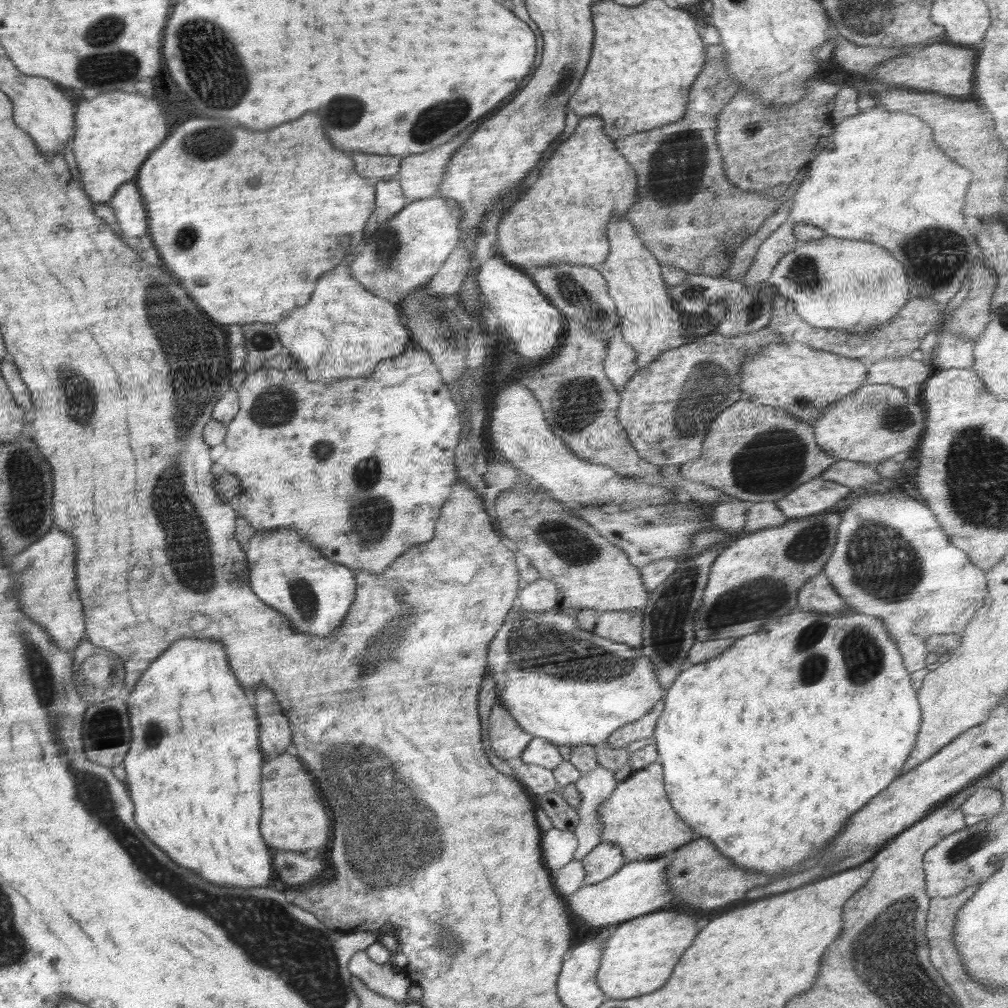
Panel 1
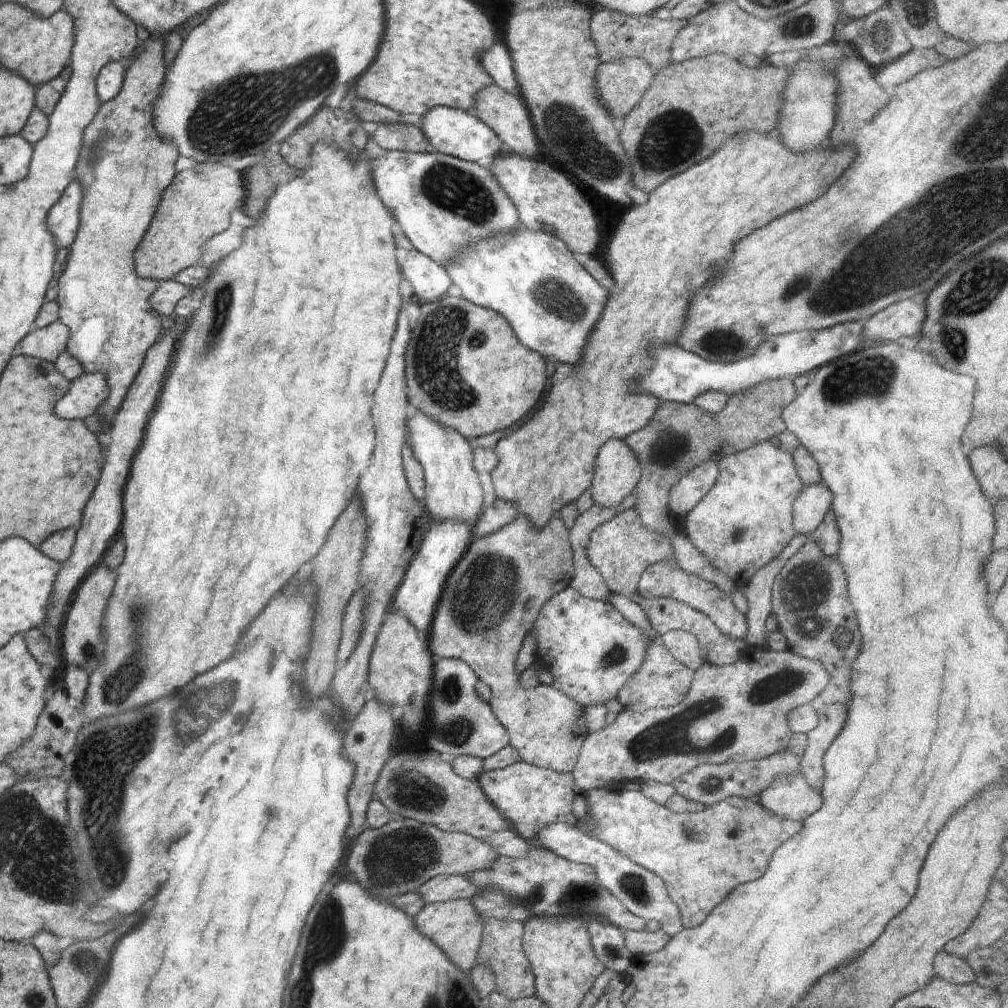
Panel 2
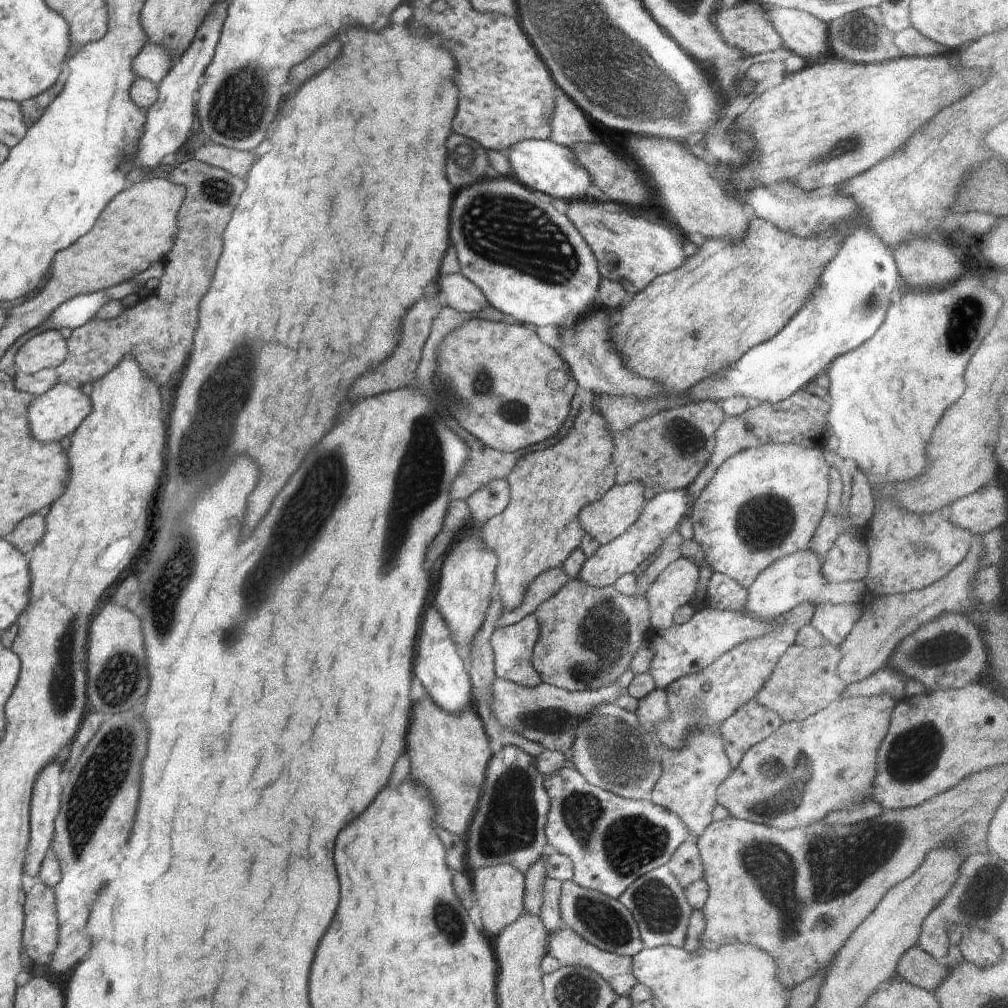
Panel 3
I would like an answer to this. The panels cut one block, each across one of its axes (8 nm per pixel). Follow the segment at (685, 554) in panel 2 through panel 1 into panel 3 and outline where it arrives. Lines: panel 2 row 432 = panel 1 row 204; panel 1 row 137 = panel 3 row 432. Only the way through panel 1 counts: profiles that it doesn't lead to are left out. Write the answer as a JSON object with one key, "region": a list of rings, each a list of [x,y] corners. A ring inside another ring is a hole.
{"region":[[[692,401],[678,403],[633,425],[624,435],[614,438],[615,485],[624,485],[627,479],[639,481],[644,487],[645,500],[665,491],[686,490],[711,458],[717,431],[725,418],[720,404]]]}

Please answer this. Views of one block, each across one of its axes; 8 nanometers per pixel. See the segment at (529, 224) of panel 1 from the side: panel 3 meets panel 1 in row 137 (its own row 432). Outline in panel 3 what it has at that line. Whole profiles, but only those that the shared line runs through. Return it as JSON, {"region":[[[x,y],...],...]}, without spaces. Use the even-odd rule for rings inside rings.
{"region":[[[591,406],[578,414],[572,432],[564,439],[552,448],[544,448],[524,456],[507,477],[511,493],[510,506],[477,529],[485,548],[494,552],[498,558],[493,596],[501,599],[506,611],[519,608],[532,582],[544,572],[562,566],[566,558],[580,547],[585,533],[578,524],[578,512],[584,506],[603,498],[615,486],[617,473],[613,464],[614,450],[614,436],[607,432],[604,418]]]}

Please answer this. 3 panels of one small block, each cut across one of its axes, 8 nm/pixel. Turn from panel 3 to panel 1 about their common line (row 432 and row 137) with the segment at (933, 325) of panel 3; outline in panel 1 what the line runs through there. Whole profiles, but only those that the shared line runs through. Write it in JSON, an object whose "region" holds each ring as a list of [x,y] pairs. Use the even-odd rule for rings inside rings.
{"region":[[[878,108],[866,110],[836,124],[834,130],[828,130],[827,136],[830,138],[824,140],[821,151],[804,169],[805,175],[793,195],[794,203],[786,222],[760,245],[753,263],[743,277],[743,284],[750,286],[769,279],[776,263],[799,245],[792,227],[805,222],[822,228],[834,238],[868,240],[886,248],[898,262],[906,266],[908,278],[914,286],[912,298],[935,300],[940,308],[945,308],[960,290],[960,282],[956,282],[956,276],[960,276],[960,272],[964,270],[966,274],[970,274],[972,266],[978,265],[983,254],[982,249],[978,250],[974,236],[964,226],[962,216],[970,172],[964,166],[952,162],[944,152],[938,150],[936,144],[932,144],[932,132],[928,124],[924,124],[924,120],[914,120],[912,116],[904,116],[904,112],[886,112]]]}

